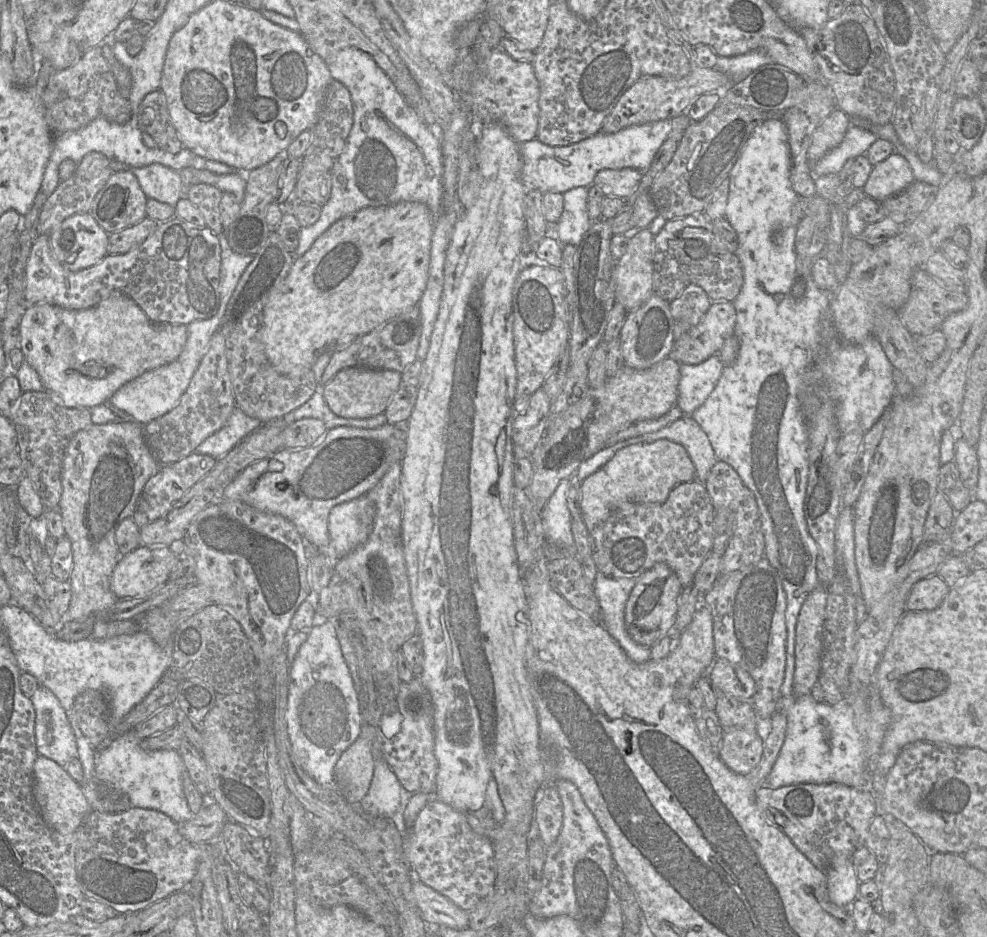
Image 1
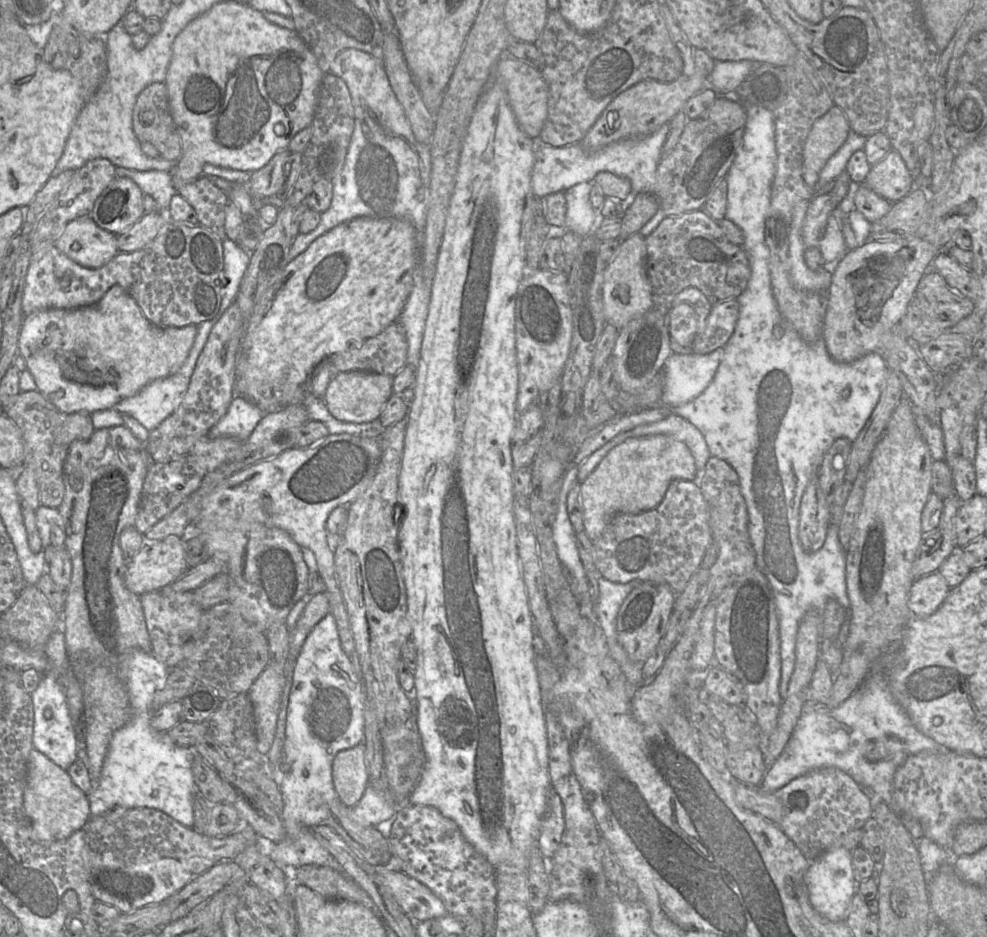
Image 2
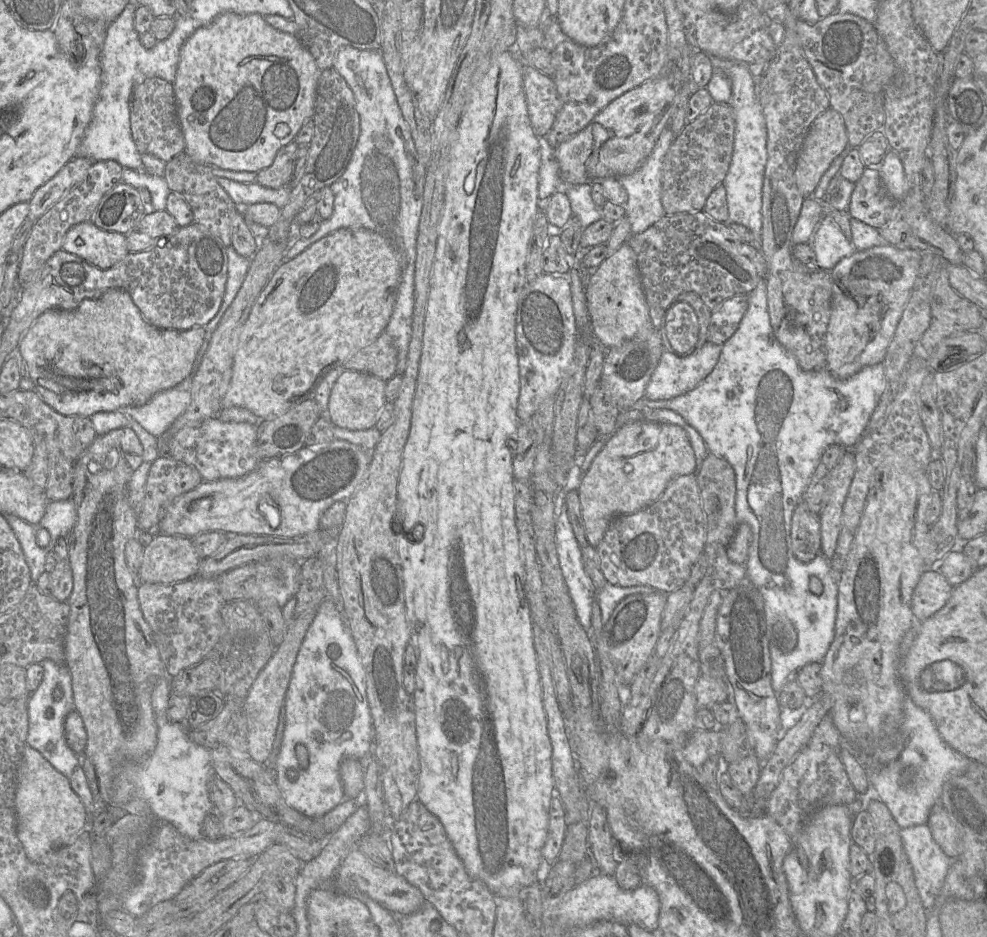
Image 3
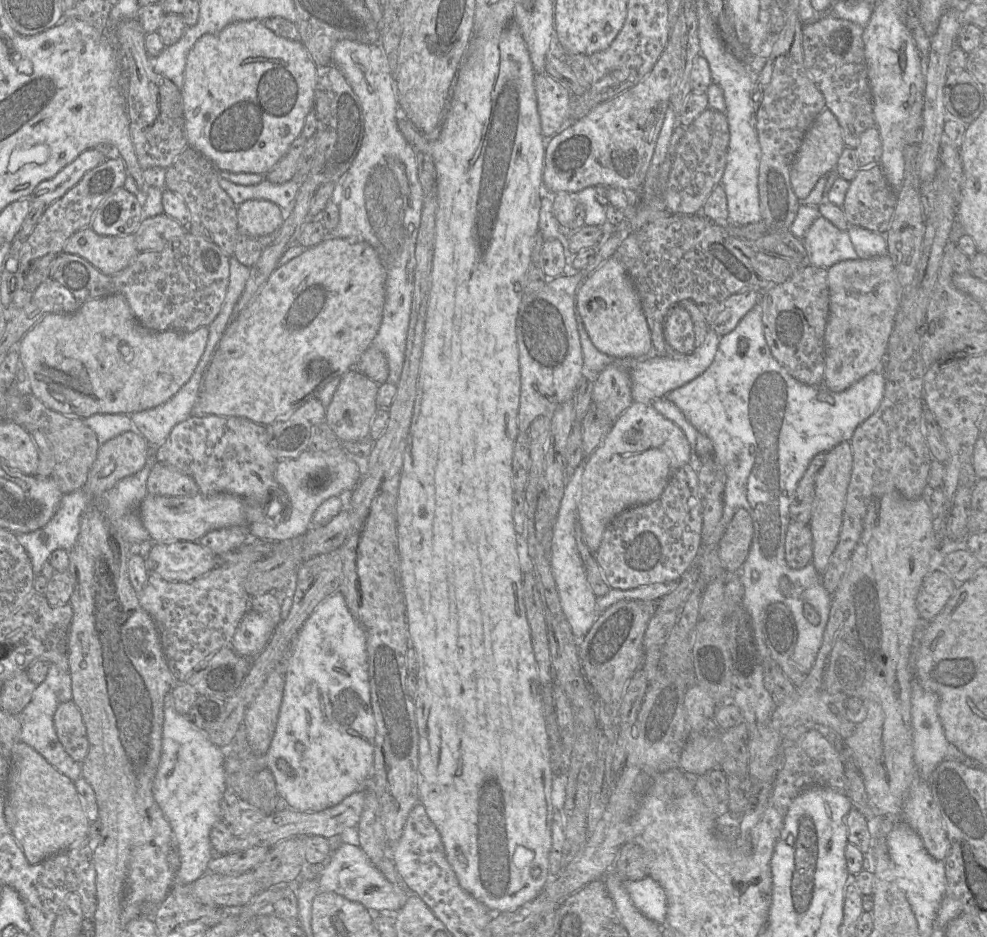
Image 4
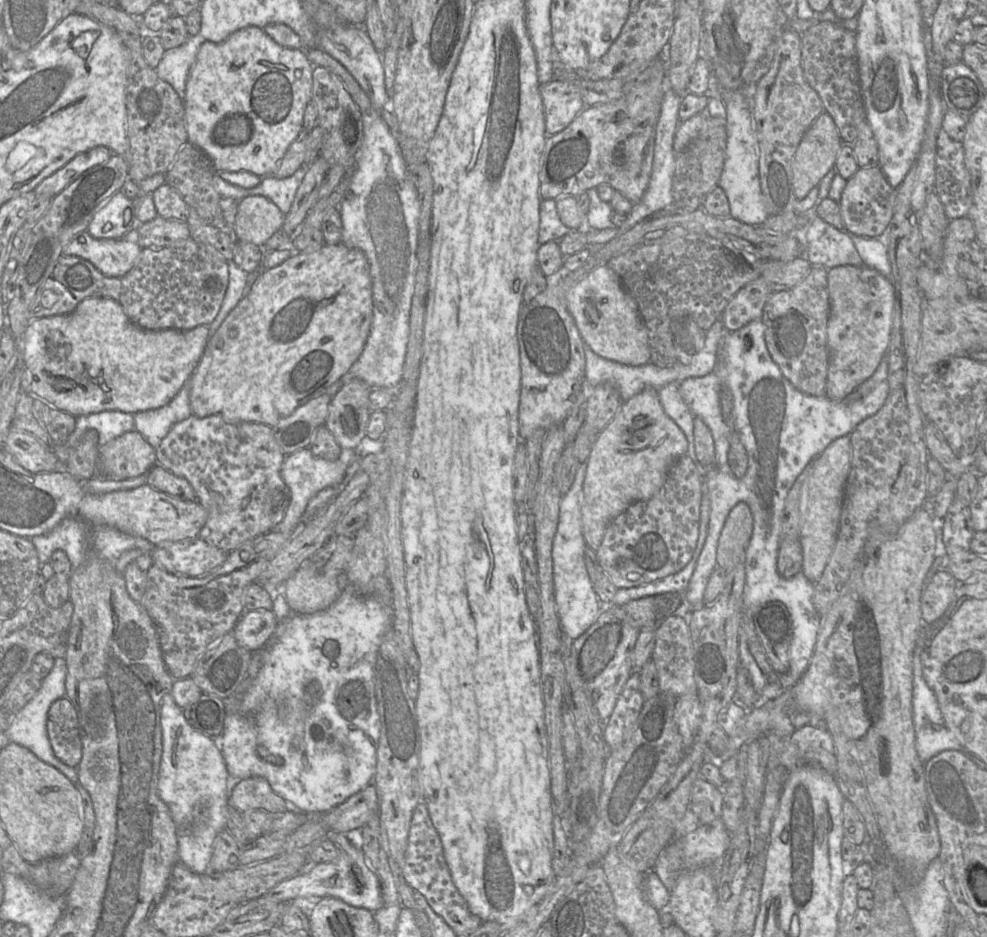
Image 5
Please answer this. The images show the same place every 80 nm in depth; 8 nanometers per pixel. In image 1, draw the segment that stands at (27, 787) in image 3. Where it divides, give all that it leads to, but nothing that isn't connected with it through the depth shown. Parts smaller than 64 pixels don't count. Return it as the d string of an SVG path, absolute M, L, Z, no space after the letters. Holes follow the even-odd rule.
M42 755L35 760L33 776L34 799L45 824L61 834L76 831L91 811L81 785L73 780L65 767Z

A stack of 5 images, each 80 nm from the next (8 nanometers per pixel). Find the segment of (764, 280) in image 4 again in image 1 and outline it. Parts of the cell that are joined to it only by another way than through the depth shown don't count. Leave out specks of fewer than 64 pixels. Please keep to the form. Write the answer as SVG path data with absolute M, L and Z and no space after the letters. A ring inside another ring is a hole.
M704 213L667 221L654 237L654 244L653 292L662 299L671 303L688 285L702 288L712 302L732 302L739 294L743 285L743 270L739 259L717 239L713 232L712 221Z

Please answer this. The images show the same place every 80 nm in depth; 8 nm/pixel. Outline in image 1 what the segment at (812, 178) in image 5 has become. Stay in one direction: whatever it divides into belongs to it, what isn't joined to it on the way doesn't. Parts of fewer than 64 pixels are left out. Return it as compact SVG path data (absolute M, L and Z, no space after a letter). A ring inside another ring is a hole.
M839 108L823 120L811 137L807 152L810 167L842 142L849 126L850 118Z

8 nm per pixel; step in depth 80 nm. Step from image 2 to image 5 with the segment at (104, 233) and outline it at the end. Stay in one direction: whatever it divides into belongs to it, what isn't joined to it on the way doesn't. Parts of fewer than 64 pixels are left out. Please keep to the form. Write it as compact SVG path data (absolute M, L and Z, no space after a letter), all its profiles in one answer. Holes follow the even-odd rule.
M132 228L121 238L93 238L87 230L77 234L62 250L66 256L79 256L93 264L107 277L122 277L135 265L142 248L139 245L139 235L136 228Z

